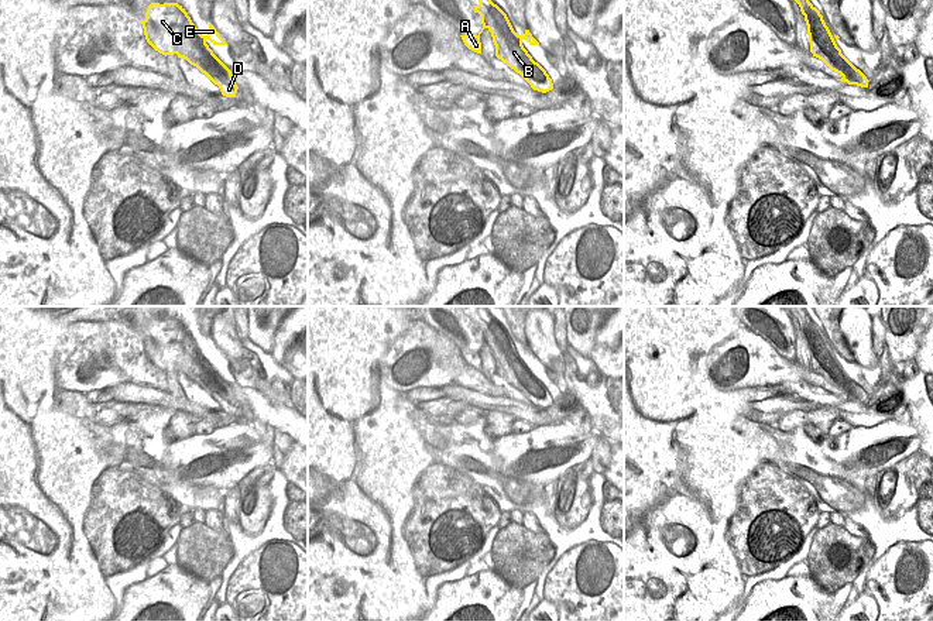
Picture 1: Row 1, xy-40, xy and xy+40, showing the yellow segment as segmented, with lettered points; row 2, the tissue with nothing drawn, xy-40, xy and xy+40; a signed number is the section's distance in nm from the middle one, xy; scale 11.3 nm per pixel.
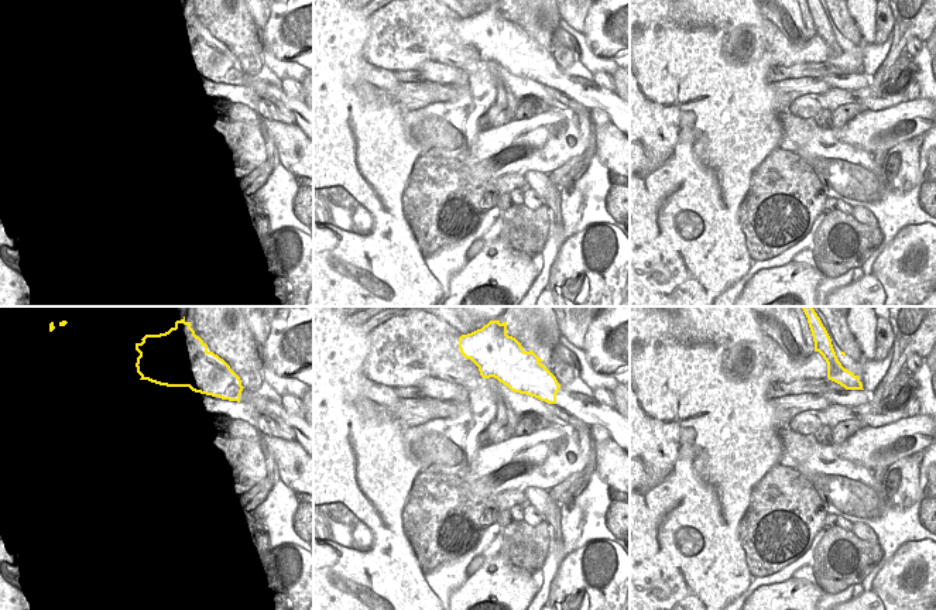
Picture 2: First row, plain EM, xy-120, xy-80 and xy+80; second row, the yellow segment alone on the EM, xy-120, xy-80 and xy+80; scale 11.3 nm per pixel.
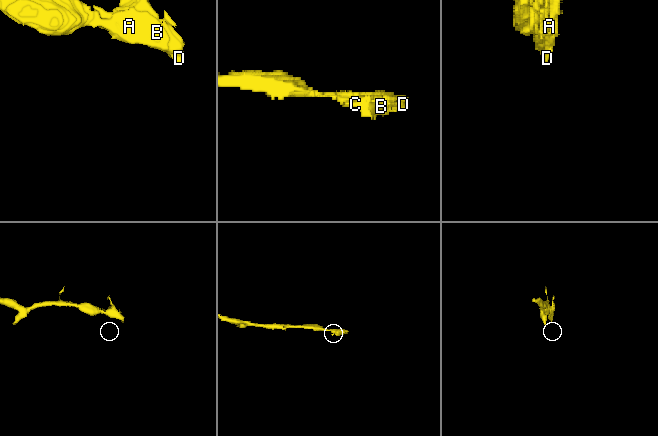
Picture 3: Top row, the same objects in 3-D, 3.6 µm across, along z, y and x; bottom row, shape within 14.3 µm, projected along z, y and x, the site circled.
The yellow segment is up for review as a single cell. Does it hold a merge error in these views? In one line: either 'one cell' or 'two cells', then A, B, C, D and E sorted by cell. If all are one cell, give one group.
two cells | A C E / B D

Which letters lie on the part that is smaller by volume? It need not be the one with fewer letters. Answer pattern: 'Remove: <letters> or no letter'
Remove: B, D

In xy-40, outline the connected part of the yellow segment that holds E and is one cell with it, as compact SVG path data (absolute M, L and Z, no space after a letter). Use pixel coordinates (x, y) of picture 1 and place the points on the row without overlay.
M151 319L145 334L141 336L147 358L162 371L174 371L186 375L205 390L215 401L223 406L223 399L229 398L231 387L213 370L206 357L213 361L227 361L216 344L209 340L209 350L198 347L202 361L193 366L193 356L183 346L185 332L176 319Z

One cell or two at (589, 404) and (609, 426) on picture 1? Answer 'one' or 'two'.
one

